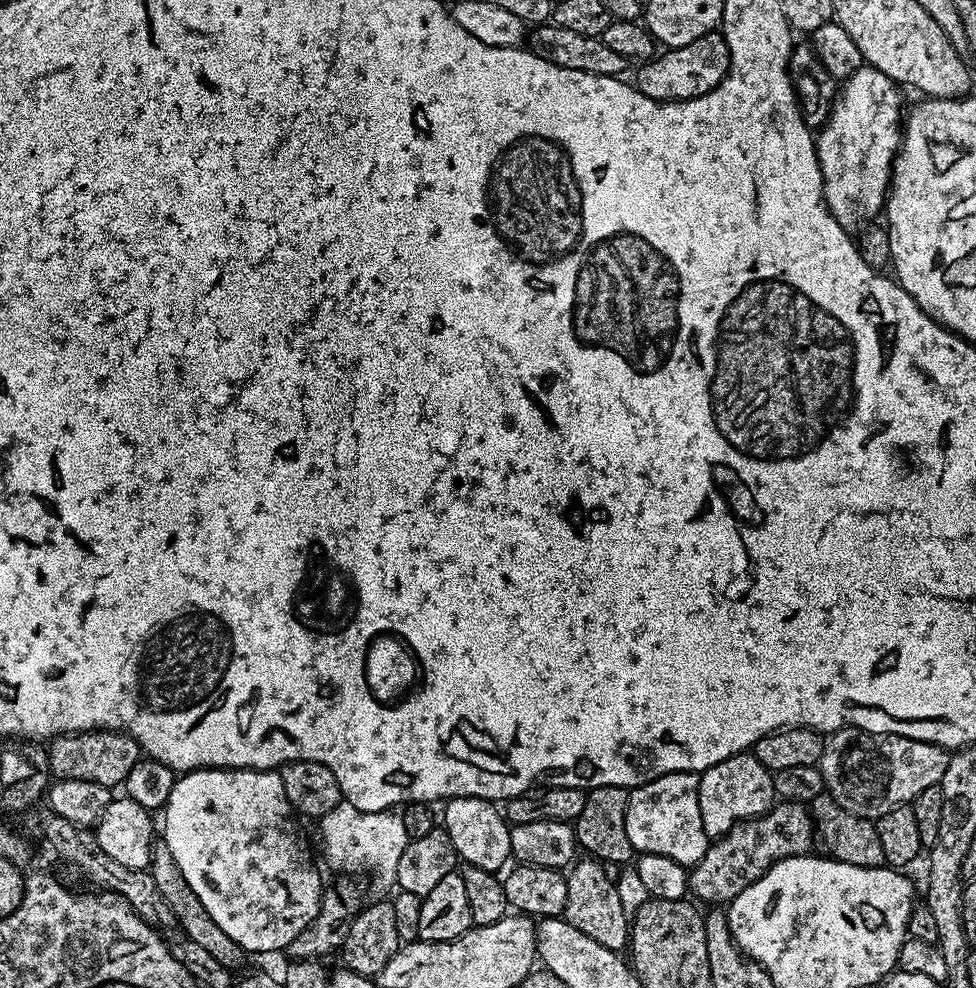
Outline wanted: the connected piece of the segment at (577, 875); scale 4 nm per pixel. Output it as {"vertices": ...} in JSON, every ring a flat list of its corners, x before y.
{"vertices":[[580,858,571,865,567,873,566,906,562,918,574,926,574,930,582,930,586,938,594,938,594,942,606,946,606,950,623,953,630,944,630,917,622,910,616,880,608,877,607,871,609,869,595,858]]}

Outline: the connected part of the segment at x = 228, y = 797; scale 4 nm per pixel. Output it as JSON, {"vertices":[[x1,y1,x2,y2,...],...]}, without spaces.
{"vertices":[[198,768,194,772,185,772,175,781,169,800,162,809,162,815,164,815,163,844,168,847,170,854,174,854,174,862,178,862,178,867,182,870,182,878,190,882,190,890,198,894,206,914,210,914,210,918,214,918,214,922,218,922,218,926,222,926,226,934,230,934,233,938,256,936,258,947,284,950,290,942,294,942,294,938,298,938,298,934,302,934,302,930,310,926,310,922,314,922,320,909,322,895,320,872,312,861,312,852,308,849,307,838,300,833,299,822,301,821,294,815,293,806,286,798,286,786,282,786,279,771,263,772,257,768]]}

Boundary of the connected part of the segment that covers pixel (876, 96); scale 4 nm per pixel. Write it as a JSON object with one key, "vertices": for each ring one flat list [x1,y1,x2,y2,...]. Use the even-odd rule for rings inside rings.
{"vertices":[[867,66,859,68,849,80,843,81,832,105,832,113,828,115,827,123,819,129,815,137,816,157,820,163,824,183,824,206,843,228,859,229,875,221,879,212,881,215,885,211,892,183,892,166,896,163,902,143,902,108,900,112,899,91,901,92,901,89,896,81,882,74,882,70]]}

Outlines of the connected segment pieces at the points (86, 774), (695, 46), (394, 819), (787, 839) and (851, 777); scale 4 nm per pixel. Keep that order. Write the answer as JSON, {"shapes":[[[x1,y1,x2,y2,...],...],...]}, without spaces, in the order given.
{"shapes":[[[119,730,67,732,47,745,48,766,56,780,85,780,109,786,123,785,135,764,142,759,140,743]],[[719,31,694,38,690,46,661,51,651,60,643,61,634,77,636,89,655,100,689,100,714,90,728,74,728,41]],[[341,802,330,814,319,817,320,840,324,843,324,856,336,874,369,872,376,888,393,887,396,884,398,862,402,850,408,845,408,835,403,815,399,811,367,812,358,810,347,802]],[[777,802,768,812,752,820,735,824,725,836,715,837,709,843,706,854,688,872,688,887,697,901,705,900,708,906,720,906,730,902,746,886,758,882,770,866,791,856,807,856,813,851,814,825,811,811,805,805]],[[841,728,839,732,833,732,827,737,824,752,820,755,819,769,824,779,824,787,850,814,858,818,866,818,877,821,883,815,889,814,895,808,911,805,918,794,927,788,935,788,939,785,942,774,946,774,946,766,950,759,949,753,937,744,922,742,914,738,902,738,901,736,887,736,886,734,874,734,864,732,860,728]]]}

